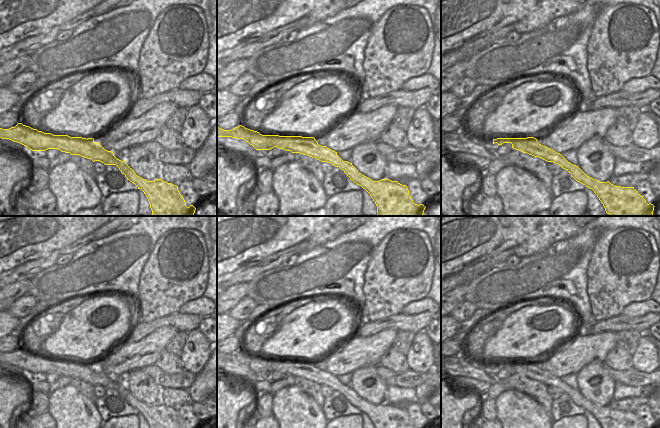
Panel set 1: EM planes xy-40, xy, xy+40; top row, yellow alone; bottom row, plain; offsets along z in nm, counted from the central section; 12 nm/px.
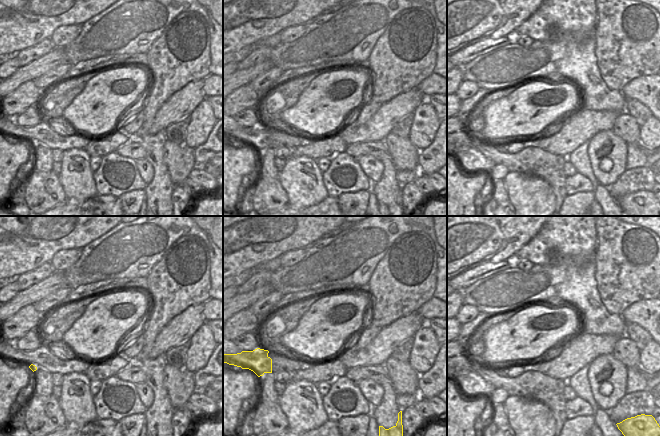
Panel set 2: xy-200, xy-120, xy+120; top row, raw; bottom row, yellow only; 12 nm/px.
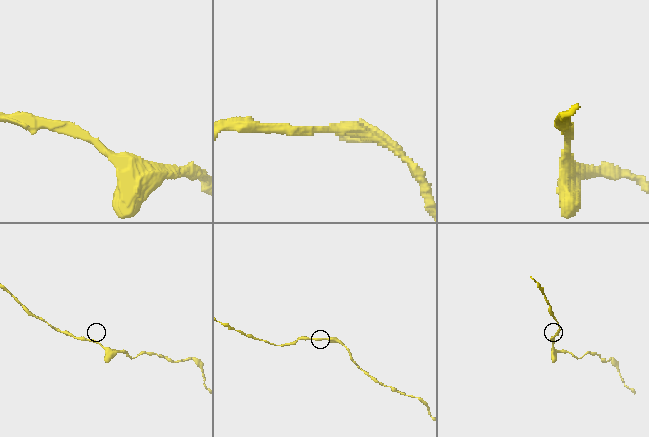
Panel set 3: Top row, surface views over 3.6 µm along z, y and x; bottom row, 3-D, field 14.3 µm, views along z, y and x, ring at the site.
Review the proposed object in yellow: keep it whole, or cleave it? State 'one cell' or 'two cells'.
one cell

